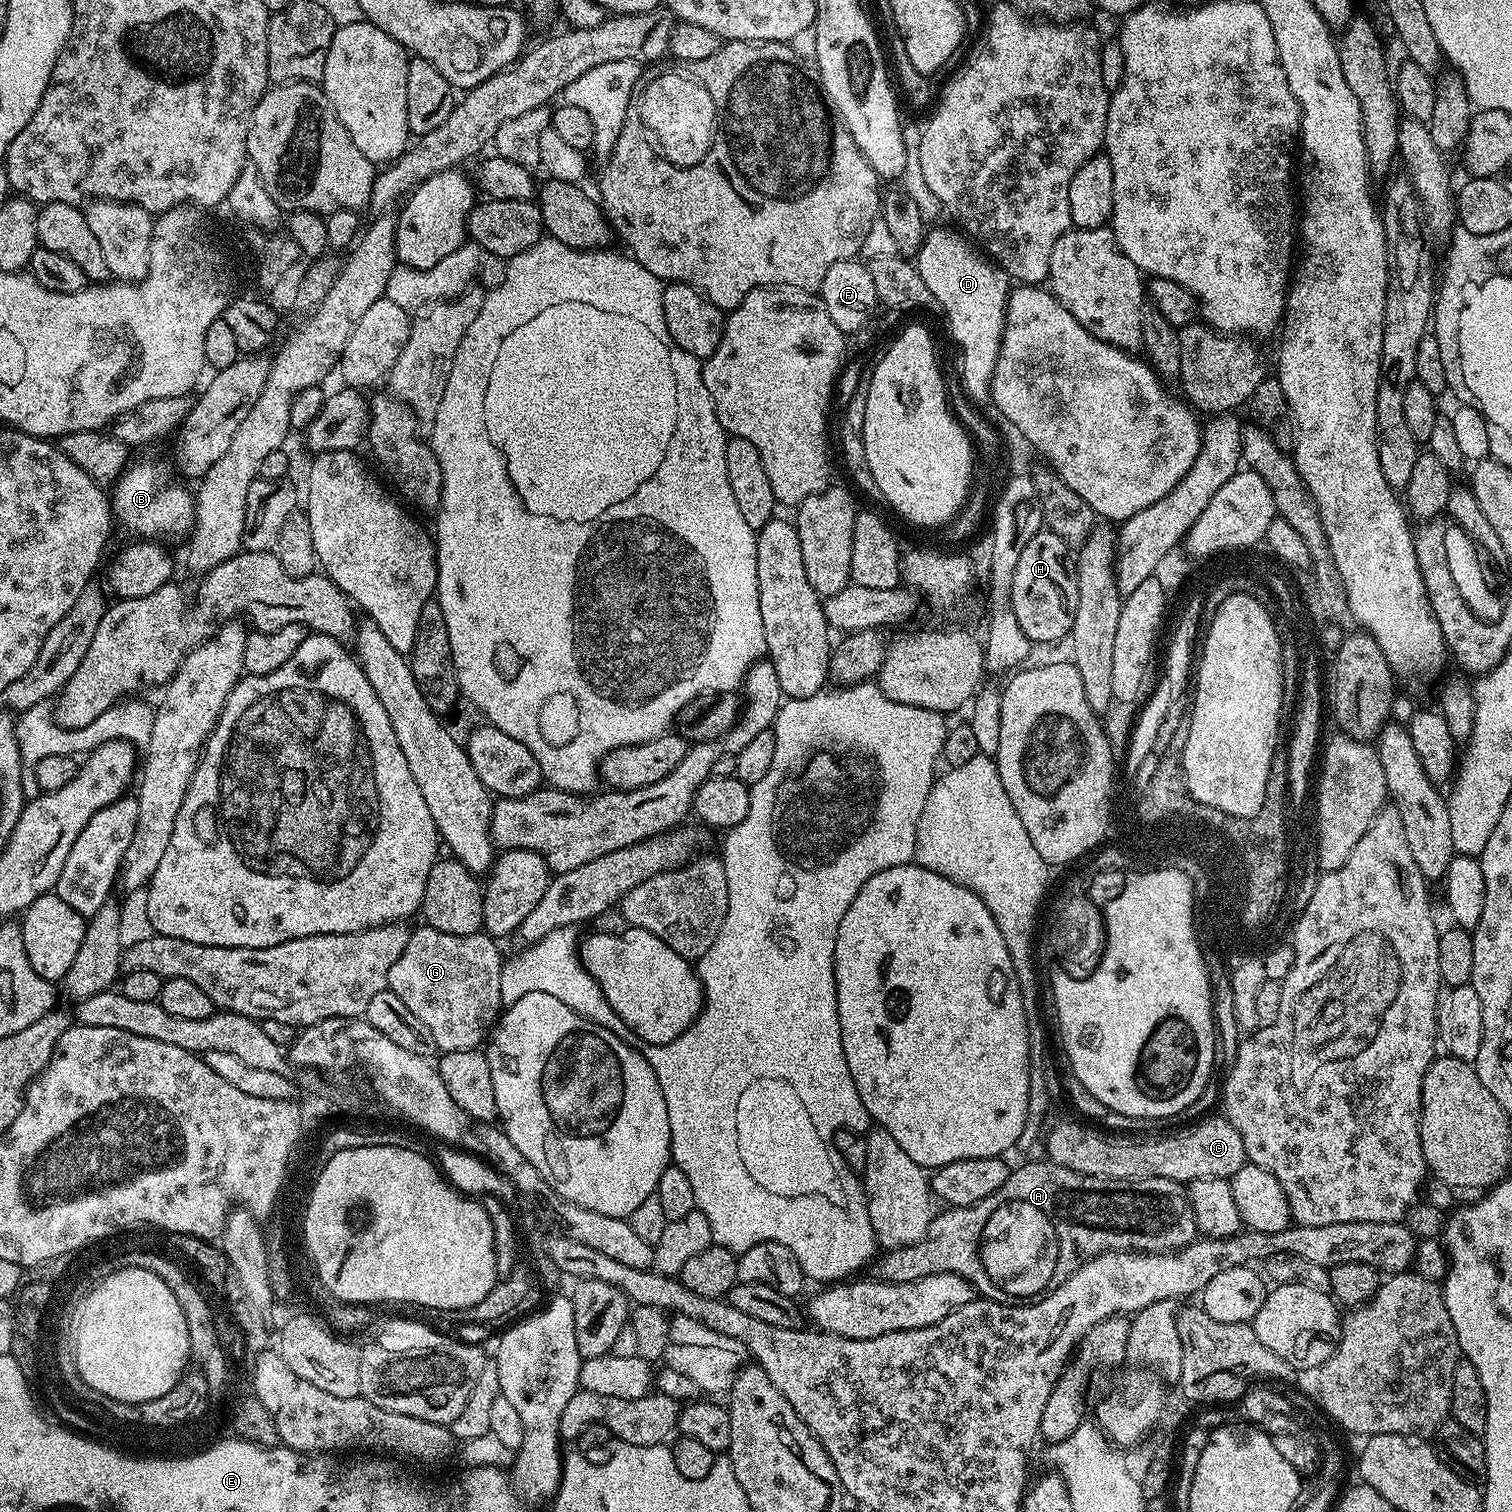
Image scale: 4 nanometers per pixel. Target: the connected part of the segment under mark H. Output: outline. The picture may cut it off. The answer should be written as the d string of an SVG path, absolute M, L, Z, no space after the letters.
M1041 530L1026 542L1026 550L1014 566L1014 586L1012 587L1012 605L1014 618L1022 626L1022 634L1033 645L1056 644L1060 639L1071 637L1074 626L1074 614L1078 610L1078 582L1073 561L1068 561L1070 549L1058 534Z

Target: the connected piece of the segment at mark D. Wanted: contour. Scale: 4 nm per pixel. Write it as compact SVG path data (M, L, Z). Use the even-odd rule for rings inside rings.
M932 226L925 231L924 242L914 256L914 263L918 274L922 274L922 282L930 286L930 294L938 298L938 309L948 319L948 332L960 351L963 395L973 405L987 405L992 395L994 366L1000 357L1004 337L1010 277L955 227L936 227L940 226Z

